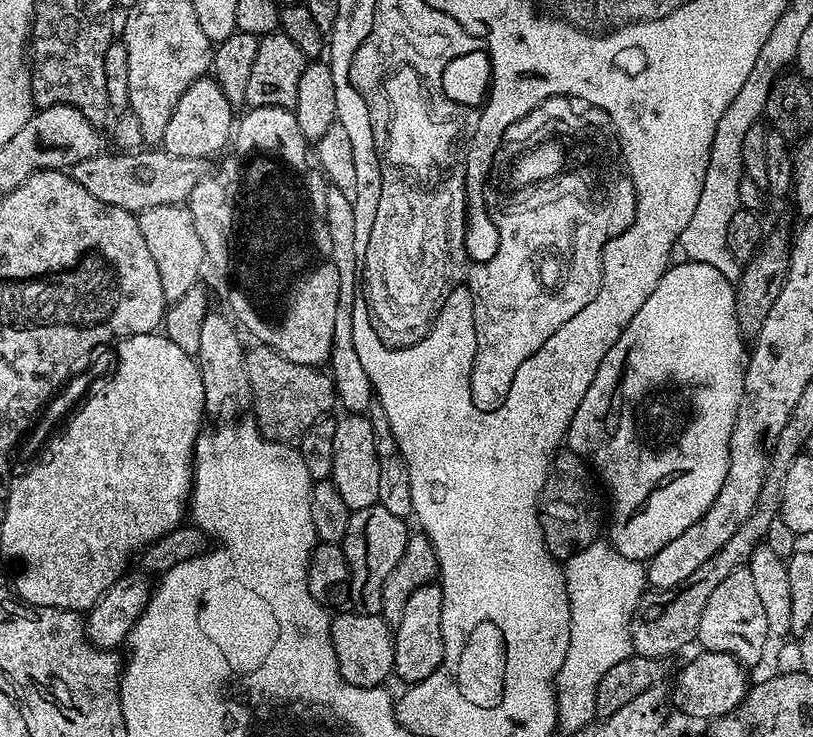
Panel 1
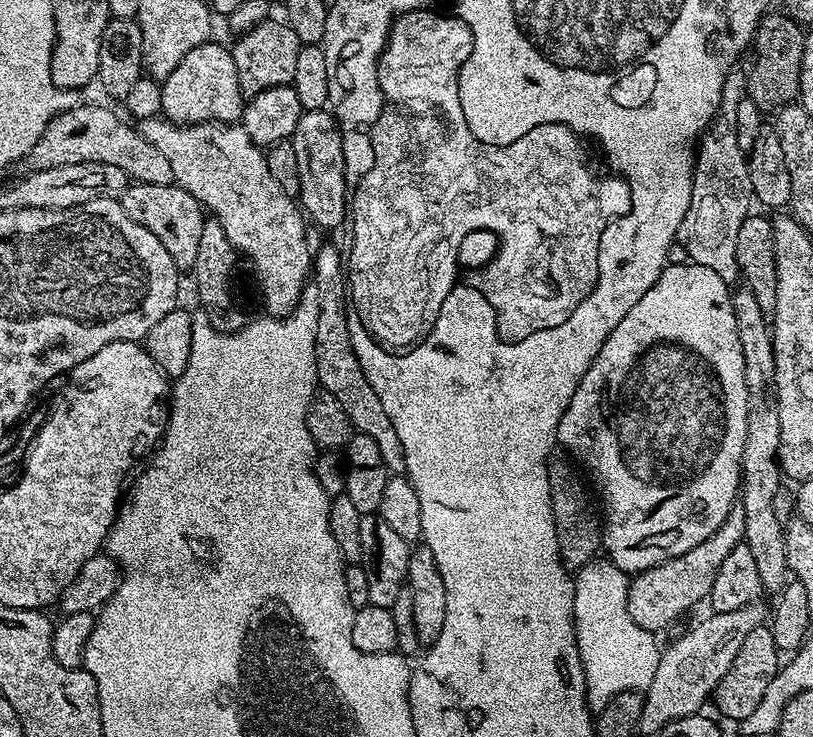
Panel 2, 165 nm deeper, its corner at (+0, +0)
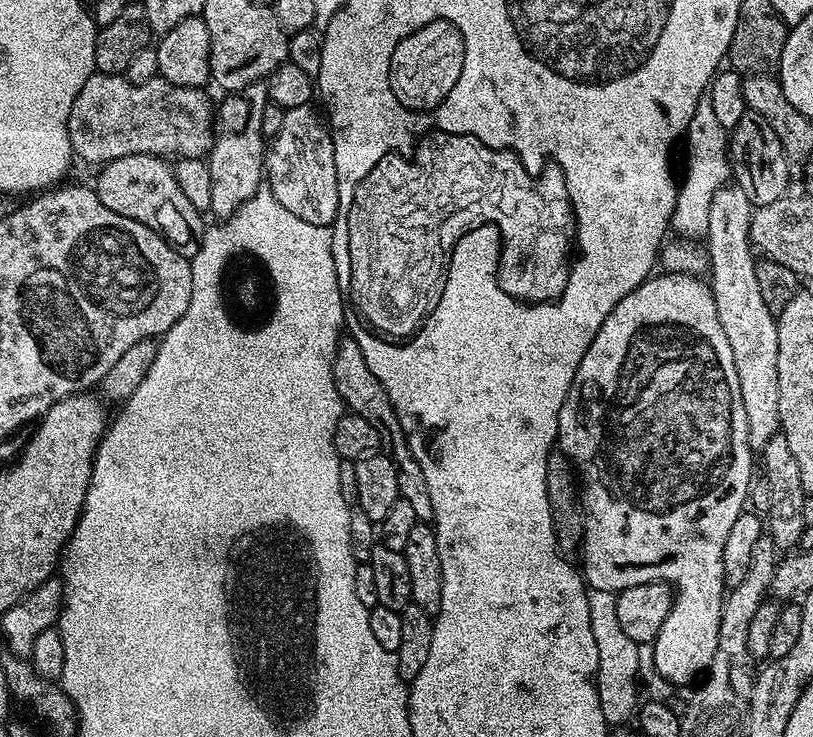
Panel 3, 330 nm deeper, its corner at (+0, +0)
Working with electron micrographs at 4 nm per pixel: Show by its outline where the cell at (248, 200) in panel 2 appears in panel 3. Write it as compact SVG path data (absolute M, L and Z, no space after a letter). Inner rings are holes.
M95 71L92 77L86 82L86 86L82 86L82 90L78 94L78 98L74 100L74 106L70 110L70 118L68 119L68 133L70 134L70 146L77 161L85 160L88 164L96 164L95 166L103 166L118 158L126 158L130 154L150 154L151 156L162 156L165 158L183 158L185 156L207 157L211 148L214 135L214 104L208 101L207 91L204 88L187 88L186 86L178 86L174 82L164 80L160 75L155 76L150 82L142 82L135 84L128 80L127 75L111 76L105 72Z

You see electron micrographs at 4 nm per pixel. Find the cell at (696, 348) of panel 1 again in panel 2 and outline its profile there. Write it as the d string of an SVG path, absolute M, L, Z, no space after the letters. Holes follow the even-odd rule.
M694 263L668 264L663 274L638 298L638 303L610 330L610 338L602 342L602 350L598 350L598 358L590 362L590 370L578 382L578 390L574 390L574 398L570 398L570 406L566 406L566 414L562 414L562 422L558 422L556 435L559 447L569 452L567 455L586 473L587 479L592 479L591 487L596 487L595 495L600 495L602 505L602 548L607 559L612 561L618 570L635 574L650 570L655 564L666 562L670 558L678 558L686 554L686 550L694 550L698 542L706 542L714 530L722 524L726 514L737 501L740 491L740 459L744 453L746 430L748 429L748 395L750 389L744 377L744 359L742 358L742 342L738 338L732 292L730 285L714 270Z

